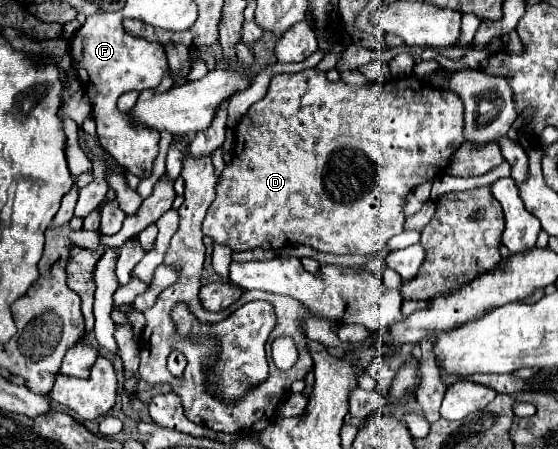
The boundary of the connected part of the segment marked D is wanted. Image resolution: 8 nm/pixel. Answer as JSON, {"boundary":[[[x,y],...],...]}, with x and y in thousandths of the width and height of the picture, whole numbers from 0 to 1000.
{"boundary":[[[548,154],[538,163],[505,163],[487,171],[480,212],[455,229],[434,269],[423,283],[423,323],[419,323],[419,350],[416,363],[398,381],[398,403],[387,416],[387,443],[373,461],[369,488],[362,497],[362,519],[376,528],[391,546],[405,546],[416,559],[444,559],[444,555],[480,555],[480,546],[495,559],[513,546],[556,546],[566,559],[581,563],[599,563],[599,568],[620,568],[620,563],[649,563],[649,568],[667,568],[677,563],[692,550],[692,541],[720,519],[724,510],[724,434],[742,421],[753,408],[763,408],[789,390],[796,372],[803,372],[806,350],[814,336],[832,318],[832,234],[824,216],[810,203],[781,198],[771,189],[760,189],[756,180],[742,171],[724,171],[724,176],[703,176],[695,185],[659,185],[656,194],[634,194],[616,180],[591,185],[584,176],[584,163],[570,154]]]}

